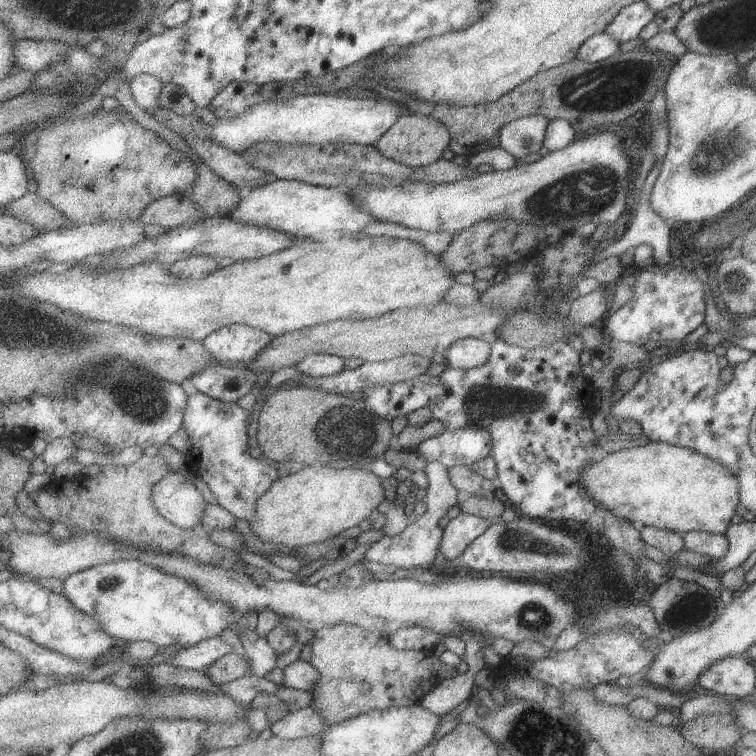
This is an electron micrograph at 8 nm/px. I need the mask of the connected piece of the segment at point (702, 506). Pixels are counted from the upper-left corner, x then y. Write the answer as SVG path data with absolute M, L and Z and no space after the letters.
M649 441L643 446L601 455L579 472L577 484L587 496L592 496L591 500L595 504L603 506L617 518L629 520L637 527L653 526L681 534L687 531L728 534L727 528L739 504L739 480L727 468L691 448L675 446L665 441Z

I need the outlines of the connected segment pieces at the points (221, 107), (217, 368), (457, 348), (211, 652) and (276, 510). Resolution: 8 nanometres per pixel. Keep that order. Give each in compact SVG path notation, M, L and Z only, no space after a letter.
M239 82L233 84L230 88L224 89L219 95L213 99L213 102L208 107L212 114L217 118L237 118L247 114L253 106L269 102L270 100L263 99L260 90L261 86L257 86L255 82Z
M211 364L205 366L203 372L191 376L190 381L199 391L217 400L237 402L253 390L257 374L246 368Z
M465 338L456 340L441 354L440 360L447 367L470 369L483 366L489 358L491 340Z
M215 636L171 655L170 664L187 670L206 672L213 662L233 653L235 653L233 647L224 642L221 636Z
M308 465L291 476L277 479L259 504L251 520L252 532L264 543L300 548L325 542L343 530L358 526L381 506L381 479L367 468L330 468Z

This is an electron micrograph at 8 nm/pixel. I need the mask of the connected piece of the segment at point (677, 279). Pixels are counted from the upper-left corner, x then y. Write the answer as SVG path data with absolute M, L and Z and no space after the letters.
M653 262L651 266L636 269L639 271L633 283L631 297L621 306L617 308L613 314L608 316L607 322L604 324L604 331L611 334L613 340L617 342L629 342L636 345L644 345L649 340L677 340L683 341L683 338L692 332L703 322L705 314L705 287L697 278L693 271L687 271L684 266L676 268L671 263L656 264Z

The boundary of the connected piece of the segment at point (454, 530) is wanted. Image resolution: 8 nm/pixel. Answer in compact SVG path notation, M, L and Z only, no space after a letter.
M460 512L455 518L448 520L442 530L437 552L447 560L457 558L469 543L472 543L491 524L493 524L491 520Z

